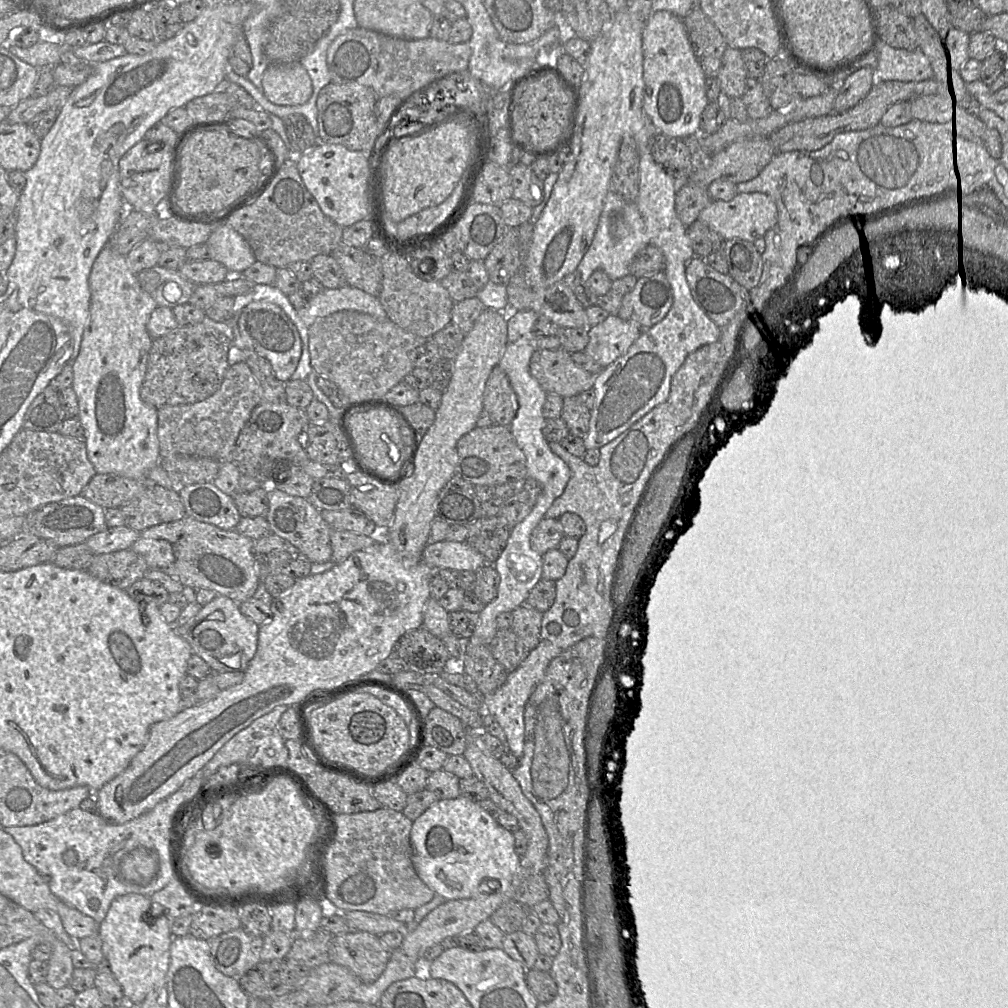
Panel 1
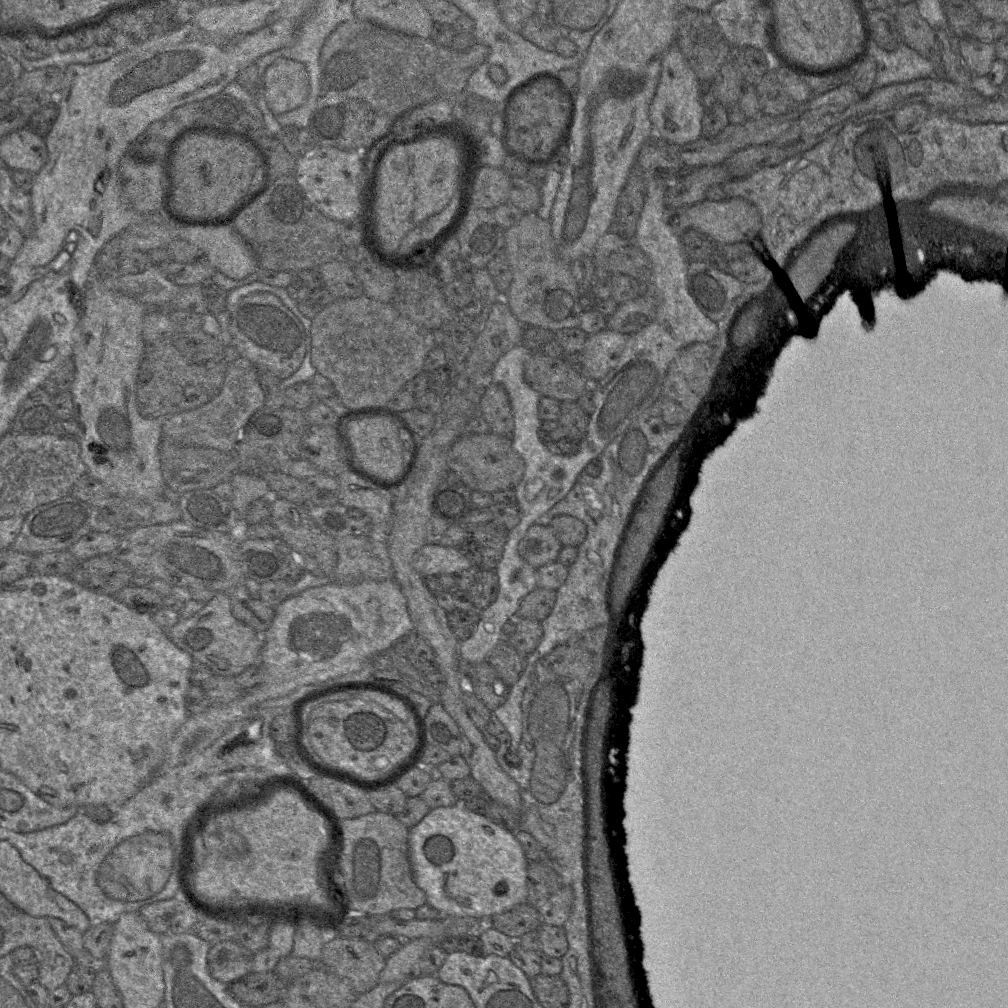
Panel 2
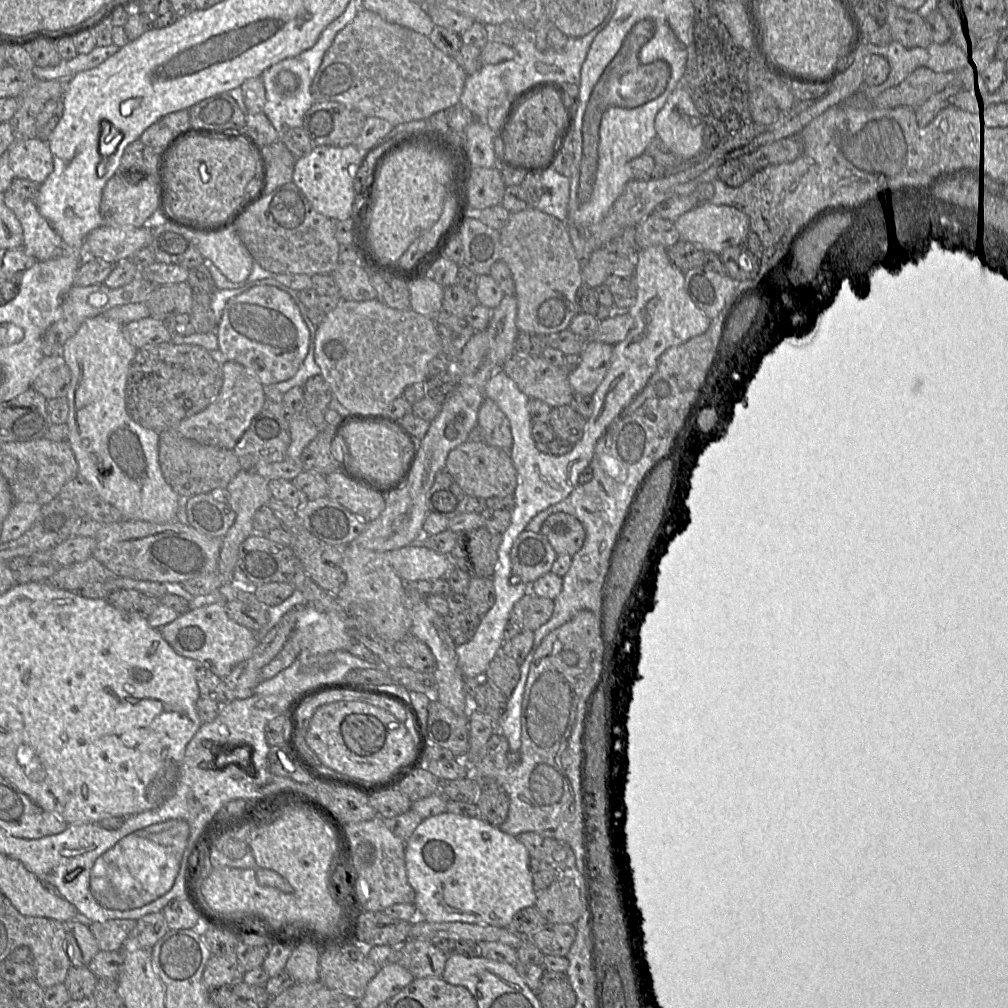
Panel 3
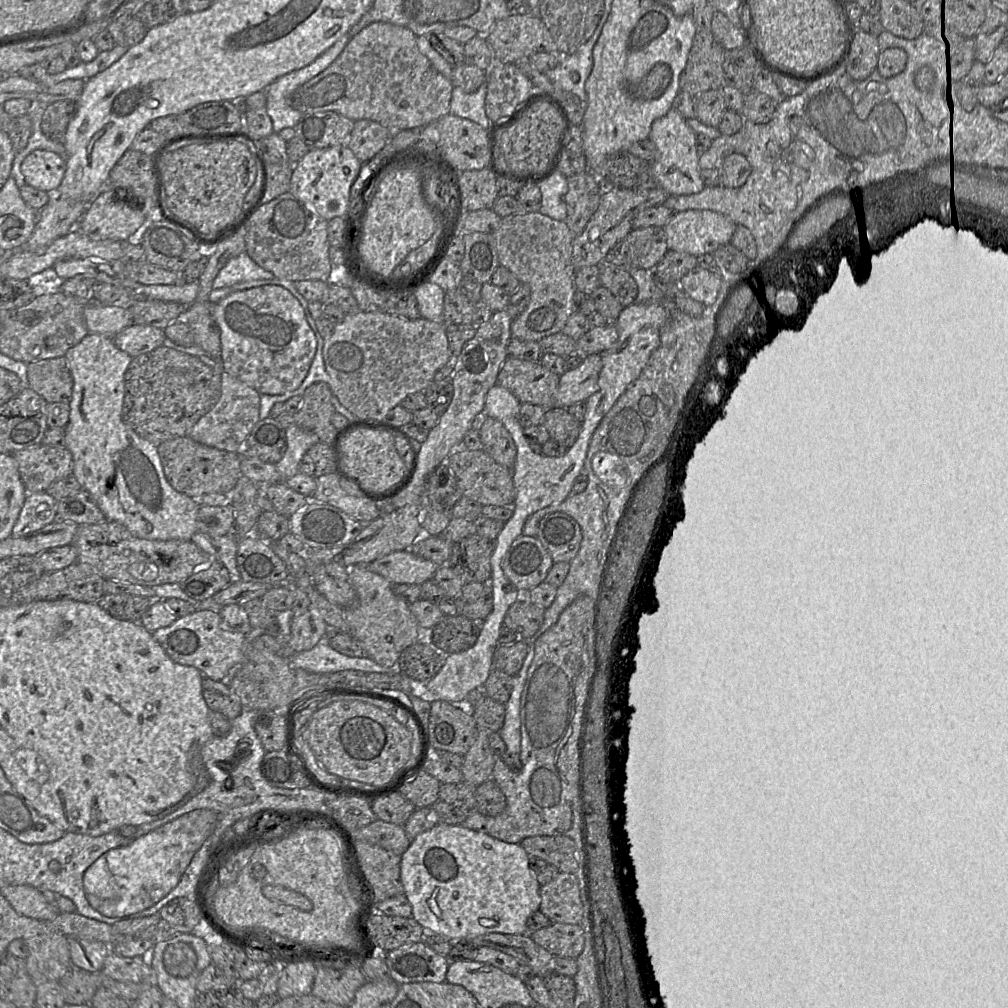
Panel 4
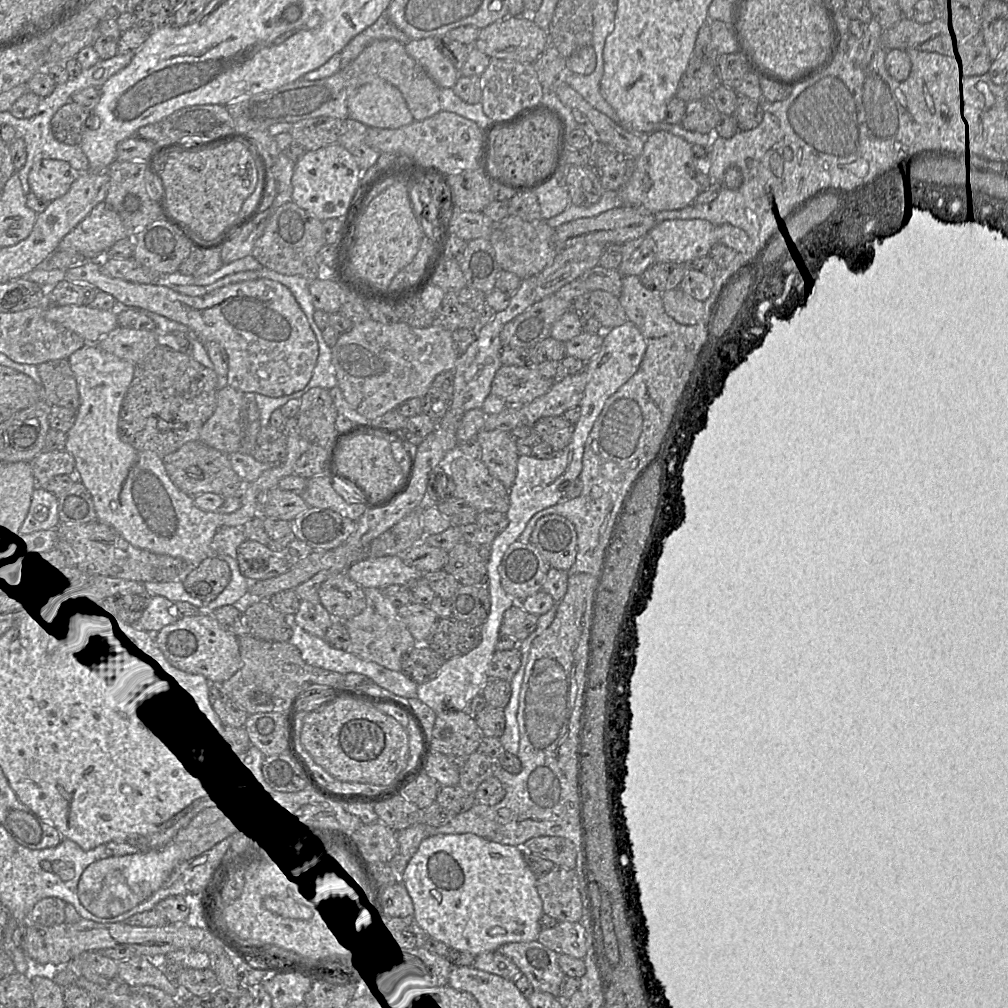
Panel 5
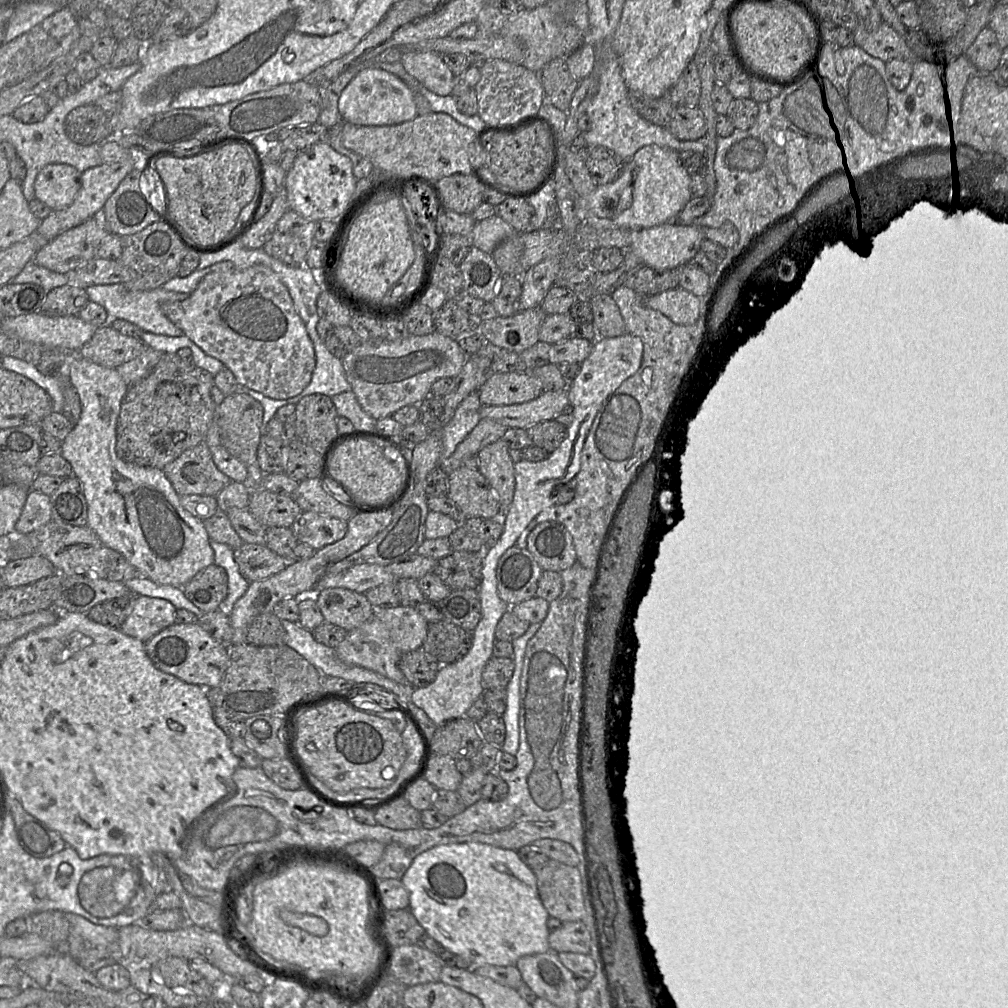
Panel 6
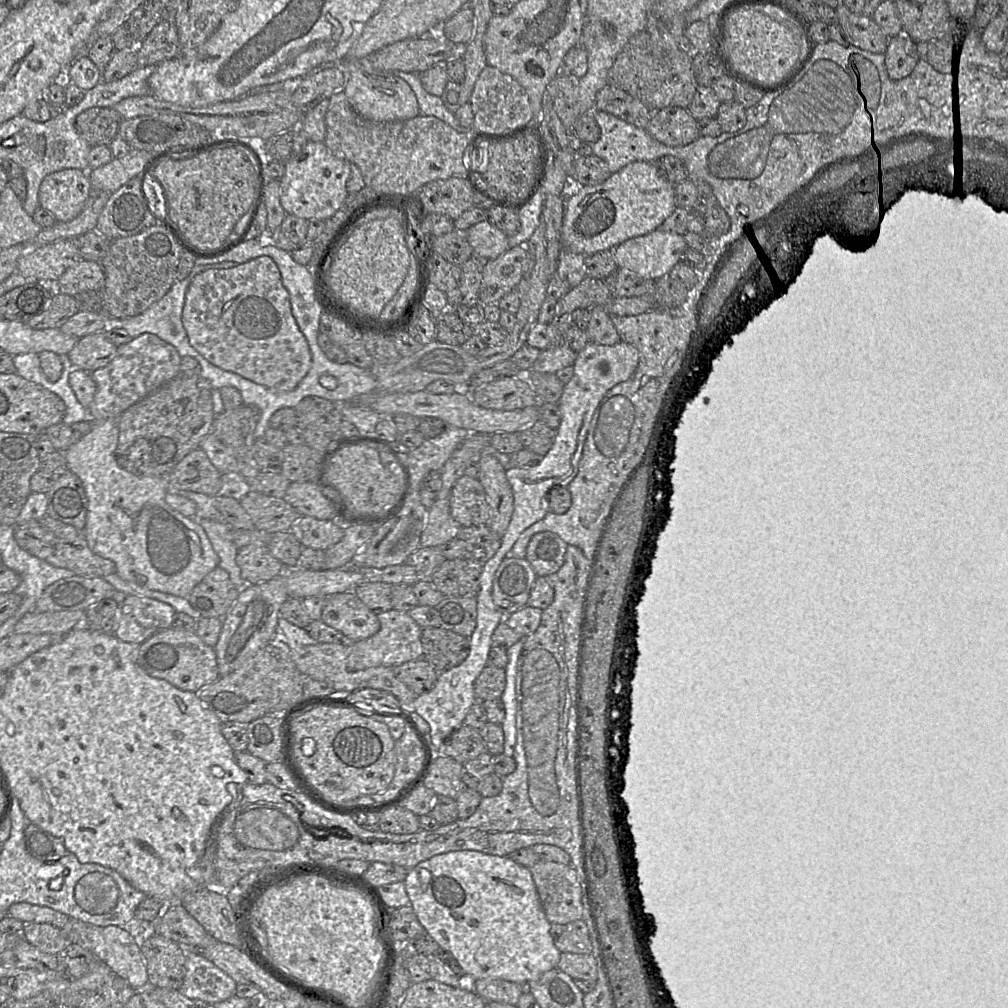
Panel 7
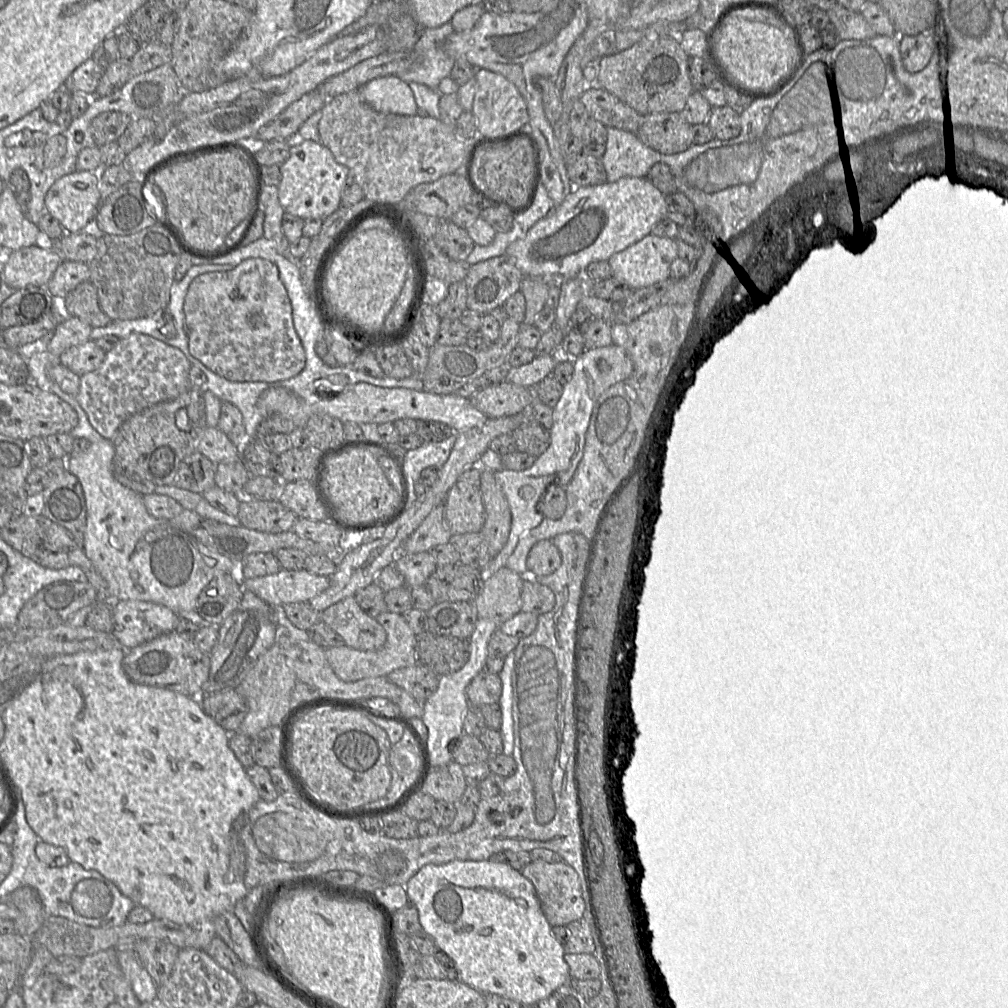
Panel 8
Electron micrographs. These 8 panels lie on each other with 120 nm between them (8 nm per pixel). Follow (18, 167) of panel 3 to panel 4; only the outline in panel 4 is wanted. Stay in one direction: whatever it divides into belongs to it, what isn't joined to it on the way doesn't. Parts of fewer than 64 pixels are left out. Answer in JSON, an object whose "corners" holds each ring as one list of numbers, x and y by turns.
{"corners":[[41,149,29,153,21,164,21,172,26,185,49,194,57,190,65,171,65,157]]}

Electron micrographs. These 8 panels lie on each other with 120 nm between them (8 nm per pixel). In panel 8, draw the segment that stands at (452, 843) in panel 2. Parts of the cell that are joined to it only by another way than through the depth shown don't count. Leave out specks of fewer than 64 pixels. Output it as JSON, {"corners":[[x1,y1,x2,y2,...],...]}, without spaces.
{"corners":[[455,860,443,865,427,864,423,866,405,885,408,901,413,903,419,914,419,922,423,930,432,936,437,946,443,950,455,963,459,970,459,980,482,994,497,994,521,1005,534,1005,548,998,555,990,565,983,570,983,569,967,564,960,564,947,552,935,552,926,544,916,540,902,532,883,519,871,507,864,484,861]]}

